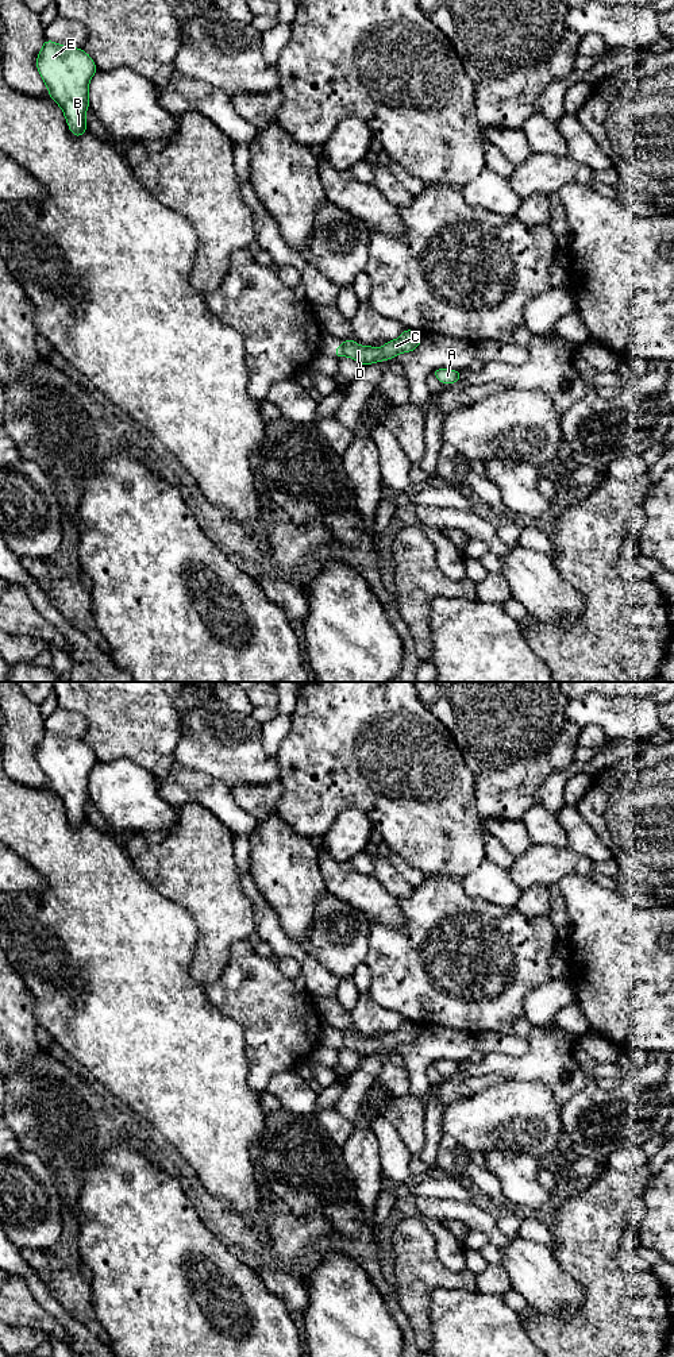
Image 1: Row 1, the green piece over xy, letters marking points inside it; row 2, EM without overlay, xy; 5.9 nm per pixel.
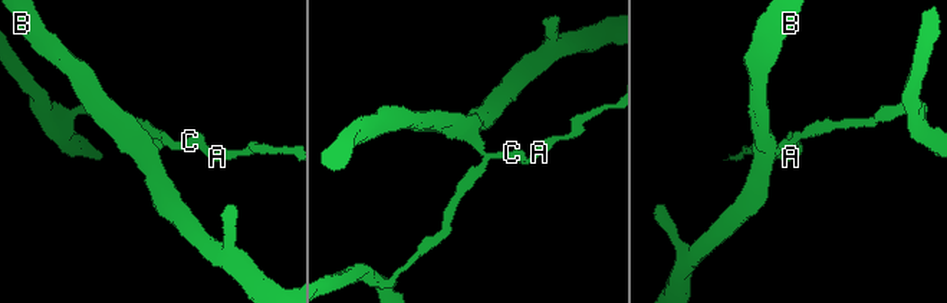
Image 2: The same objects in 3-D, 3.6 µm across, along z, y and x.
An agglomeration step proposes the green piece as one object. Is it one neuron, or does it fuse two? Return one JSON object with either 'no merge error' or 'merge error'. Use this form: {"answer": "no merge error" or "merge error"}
{"answer": "merge error"}

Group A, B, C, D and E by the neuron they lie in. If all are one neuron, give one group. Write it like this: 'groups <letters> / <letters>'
groups A C D / B E

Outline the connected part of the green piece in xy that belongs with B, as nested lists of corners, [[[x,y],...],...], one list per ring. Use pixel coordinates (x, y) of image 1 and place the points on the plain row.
[[[46,730],[38,744],[36,760],[50,790],[63,802],[69,821],[76,829],[81,828],[88,821],[88,776],[97,763],[96,755],[81,739],[68,739]]]

